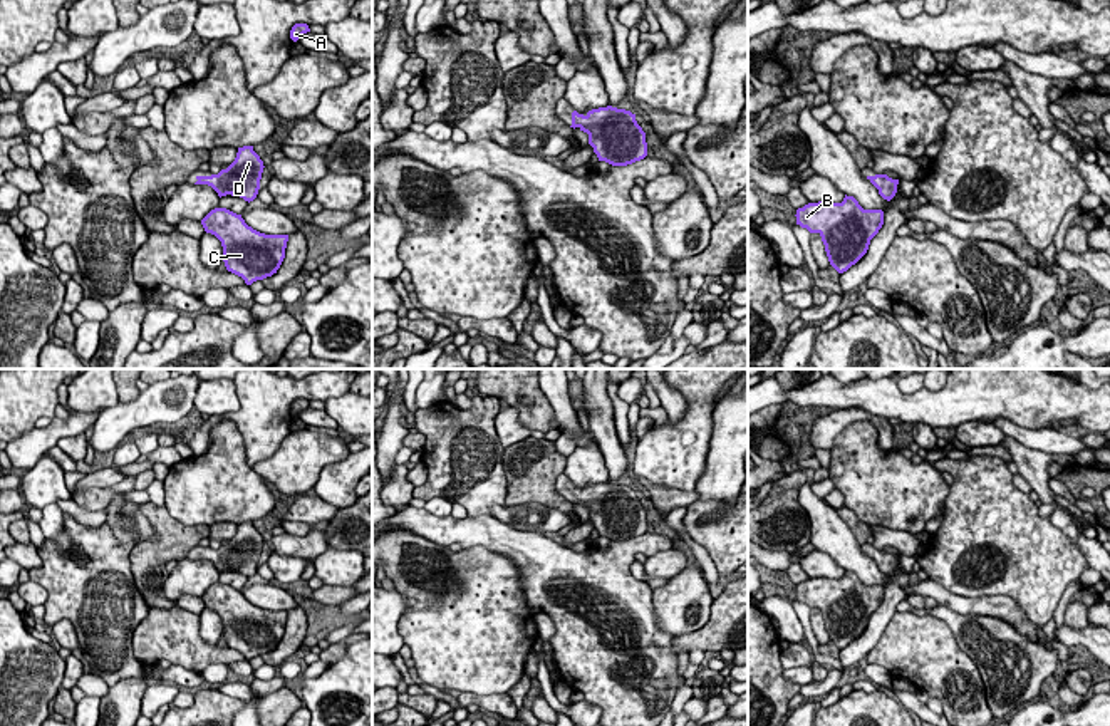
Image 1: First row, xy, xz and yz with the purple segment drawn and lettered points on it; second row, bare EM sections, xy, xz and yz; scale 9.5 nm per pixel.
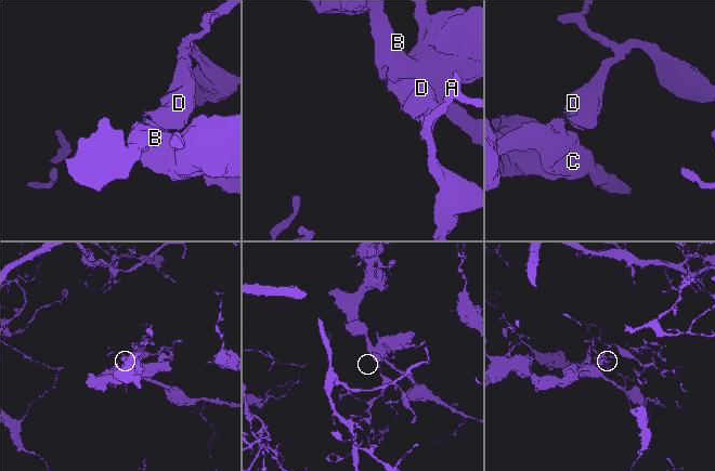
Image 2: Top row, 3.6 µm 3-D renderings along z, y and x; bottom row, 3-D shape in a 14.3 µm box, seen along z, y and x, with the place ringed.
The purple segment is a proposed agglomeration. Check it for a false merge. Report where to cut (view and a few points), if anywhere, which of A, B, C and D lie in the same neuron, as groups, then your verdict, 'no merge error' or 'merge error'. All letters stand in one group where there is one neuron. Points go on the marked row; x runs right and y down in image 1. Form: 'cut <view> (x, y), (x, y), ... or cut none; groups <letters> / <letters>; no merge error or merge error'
cut none; groups A B C D; no merge error

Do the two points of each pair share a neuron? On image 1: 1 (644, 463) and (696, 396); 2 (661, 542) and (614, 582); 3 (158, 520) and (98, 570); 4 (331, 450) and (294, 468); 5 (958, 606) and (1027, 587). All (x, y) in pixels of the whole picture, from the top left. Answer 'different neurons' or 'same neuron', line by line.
1: same neuron
2: same neuron
3: different neurons
4: same neuron
5: different neurons

